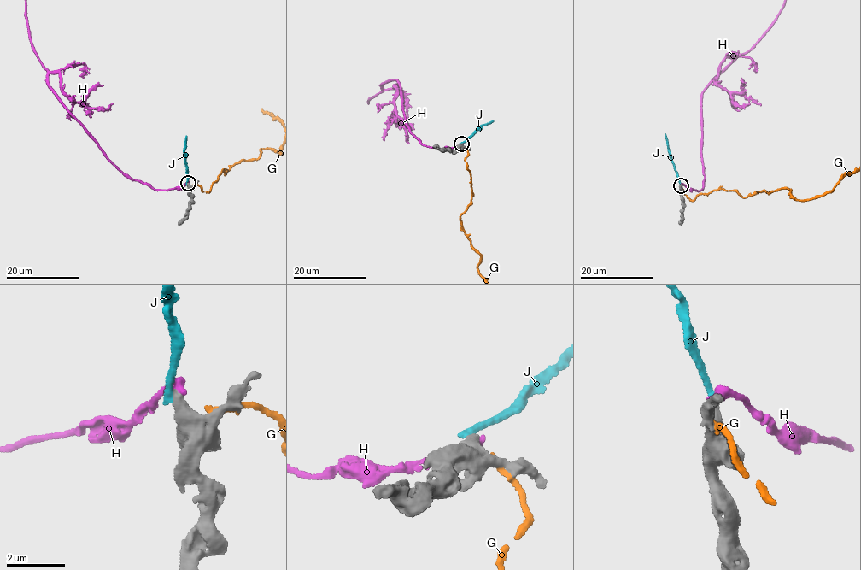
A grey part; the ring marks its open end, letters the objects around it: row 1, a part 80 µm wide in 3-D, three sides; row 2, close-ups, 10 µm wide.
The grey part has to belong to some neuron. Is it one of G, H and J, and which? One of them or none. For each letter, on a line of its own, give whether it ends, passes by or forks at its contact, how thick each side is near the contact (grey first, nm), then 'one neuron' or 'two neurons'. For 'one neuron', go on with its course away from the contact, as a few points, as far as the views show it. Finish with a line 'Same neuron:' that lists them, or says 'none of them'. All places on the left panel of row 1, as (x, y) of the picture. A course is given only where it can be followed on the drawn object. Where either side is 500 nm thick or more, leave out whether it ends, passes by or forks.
G: it ends; calibres 400 and 200 nm; two neurons
H: it ends; calibres 420 and 280 nm; two neurons
J: it ends; calibres 440 and 220 nm; two neurons
Same neuron: none of them

